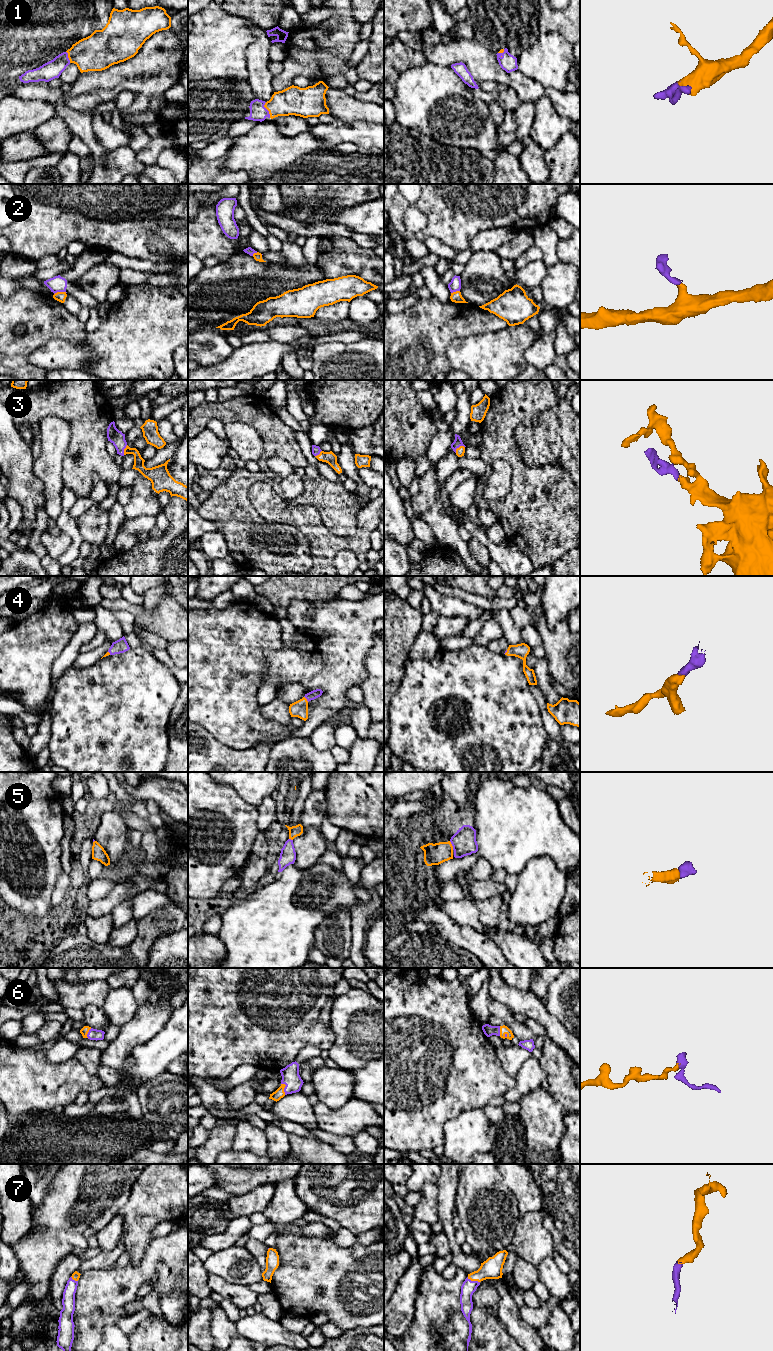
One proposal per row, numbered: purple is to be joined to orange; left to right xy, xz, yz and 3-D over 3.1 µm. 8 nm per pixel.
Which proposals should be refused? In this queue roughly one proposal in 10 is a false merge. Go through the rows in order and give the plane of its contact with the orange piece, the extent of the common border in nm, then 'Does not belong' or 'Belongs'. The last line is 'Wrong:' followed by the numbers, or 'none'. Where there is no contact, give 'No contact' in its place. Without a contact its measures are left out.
1: Touches orange in xz. Shared border 130 nm. Belongs
2: Touches orange in xy. Shared border 110 nm. Does not belong
3: Touches orange in yz. Shared border 90 nm. Belongs
4: Touches orange in xz. Shared border 60 nm. Belongs
5: Touches orange in yz. Shared border 80 nm. Belongs
6: Touches orange in xz. Shared border 100 nm. Belongs
7: Touches orange in yz. Shared border 110 nm. Belongs
Wrong: 2

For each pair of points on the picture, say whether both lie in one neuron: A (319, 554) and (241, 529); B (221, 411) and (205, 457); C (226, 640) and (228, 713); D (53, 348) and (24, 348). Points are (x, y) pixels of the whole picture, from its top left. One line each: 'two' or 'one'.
A: two
B: two
C: one
D: two

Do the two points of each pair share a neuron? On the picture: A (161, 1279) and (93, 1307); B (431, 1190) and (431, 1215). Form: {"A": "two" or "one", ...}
{"A": "one", "B": "one"}

